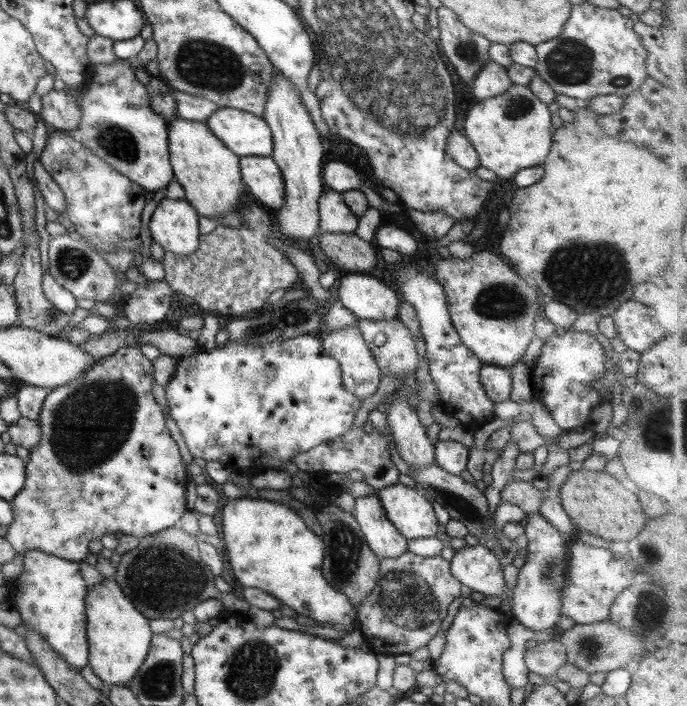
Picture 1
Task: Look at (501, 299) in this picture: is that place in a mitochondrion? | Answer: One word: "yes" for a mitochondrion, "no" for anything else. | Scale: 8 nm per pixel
yes

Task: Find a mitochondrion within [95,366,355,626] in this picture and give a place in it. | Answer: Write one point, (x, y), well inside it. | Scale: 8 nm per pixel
(161, 577)

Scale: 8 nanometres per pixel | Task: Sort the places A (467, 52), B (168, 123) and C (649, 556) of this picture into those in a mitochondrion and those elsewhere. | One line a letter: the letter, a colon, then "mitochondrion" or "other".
A: mitochondrion
B: other
C: mitochondrion

